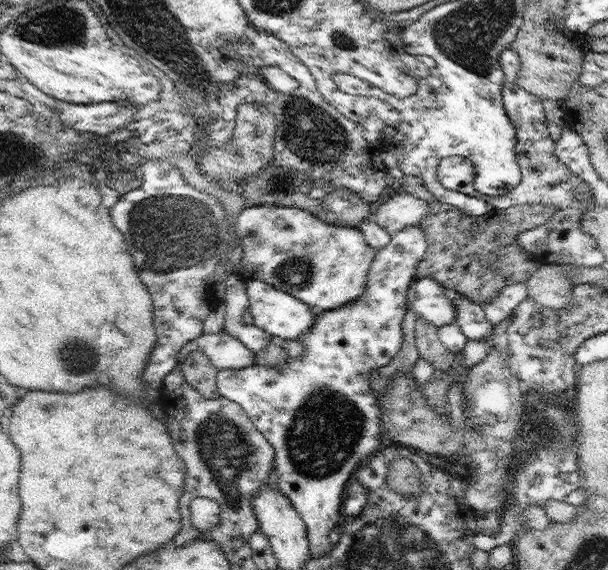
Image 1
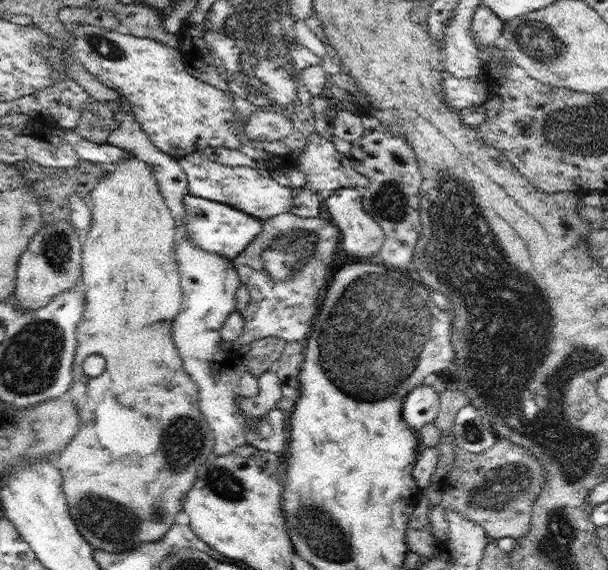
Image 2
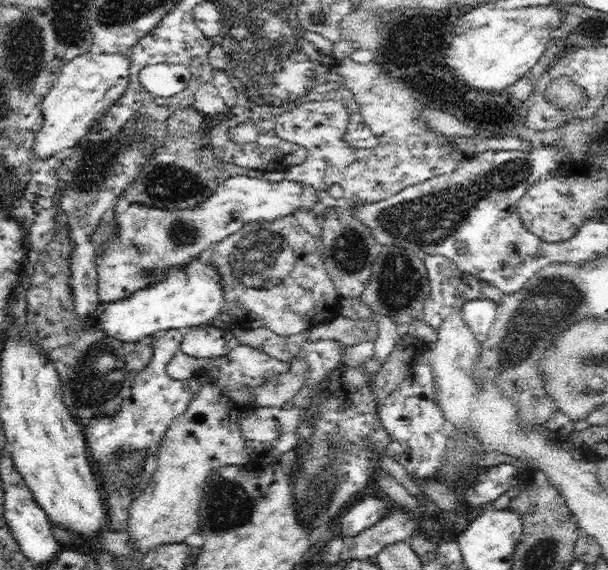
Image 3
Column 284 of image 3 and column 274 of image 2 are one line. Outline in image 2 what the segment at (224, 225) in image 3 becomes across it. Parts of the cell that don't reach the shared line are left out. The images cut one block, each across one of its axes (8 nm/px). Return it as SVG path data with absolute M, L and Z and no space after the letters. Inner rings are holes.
M201 152L183 156L179 163L187 174L190 194L236 207L261 221L267 221L268 218L290 210L297 192L291 187L280 185L271 176L263 175L254 167L214 162L202 156Z

